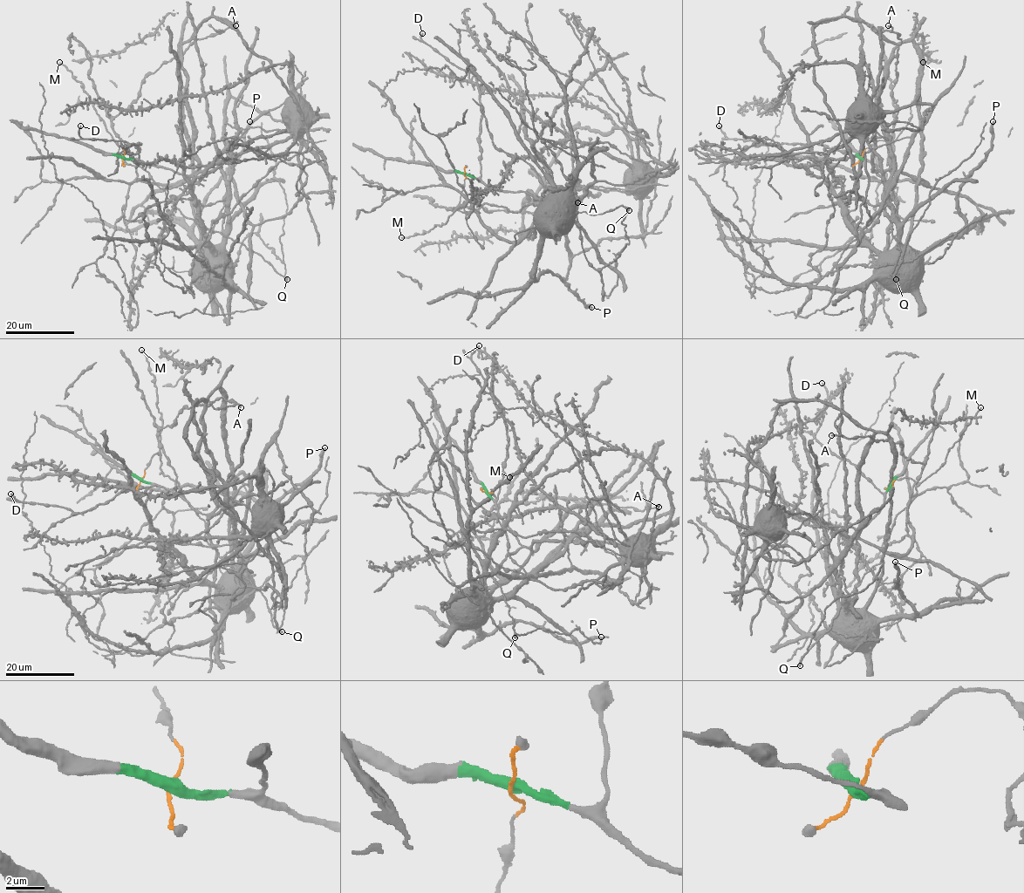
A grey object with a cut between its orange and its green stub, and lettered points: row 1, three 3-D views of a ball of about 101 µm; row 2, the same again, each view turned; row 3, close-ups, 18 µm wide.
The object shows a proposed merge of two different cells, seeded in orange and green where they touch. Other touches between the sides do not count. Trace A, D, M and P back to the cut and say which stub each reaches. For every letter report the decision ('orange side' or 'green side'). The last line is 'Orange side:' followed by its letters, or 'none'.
A: green side
D: green side
M: orange side
P: green side
Orange side: M

